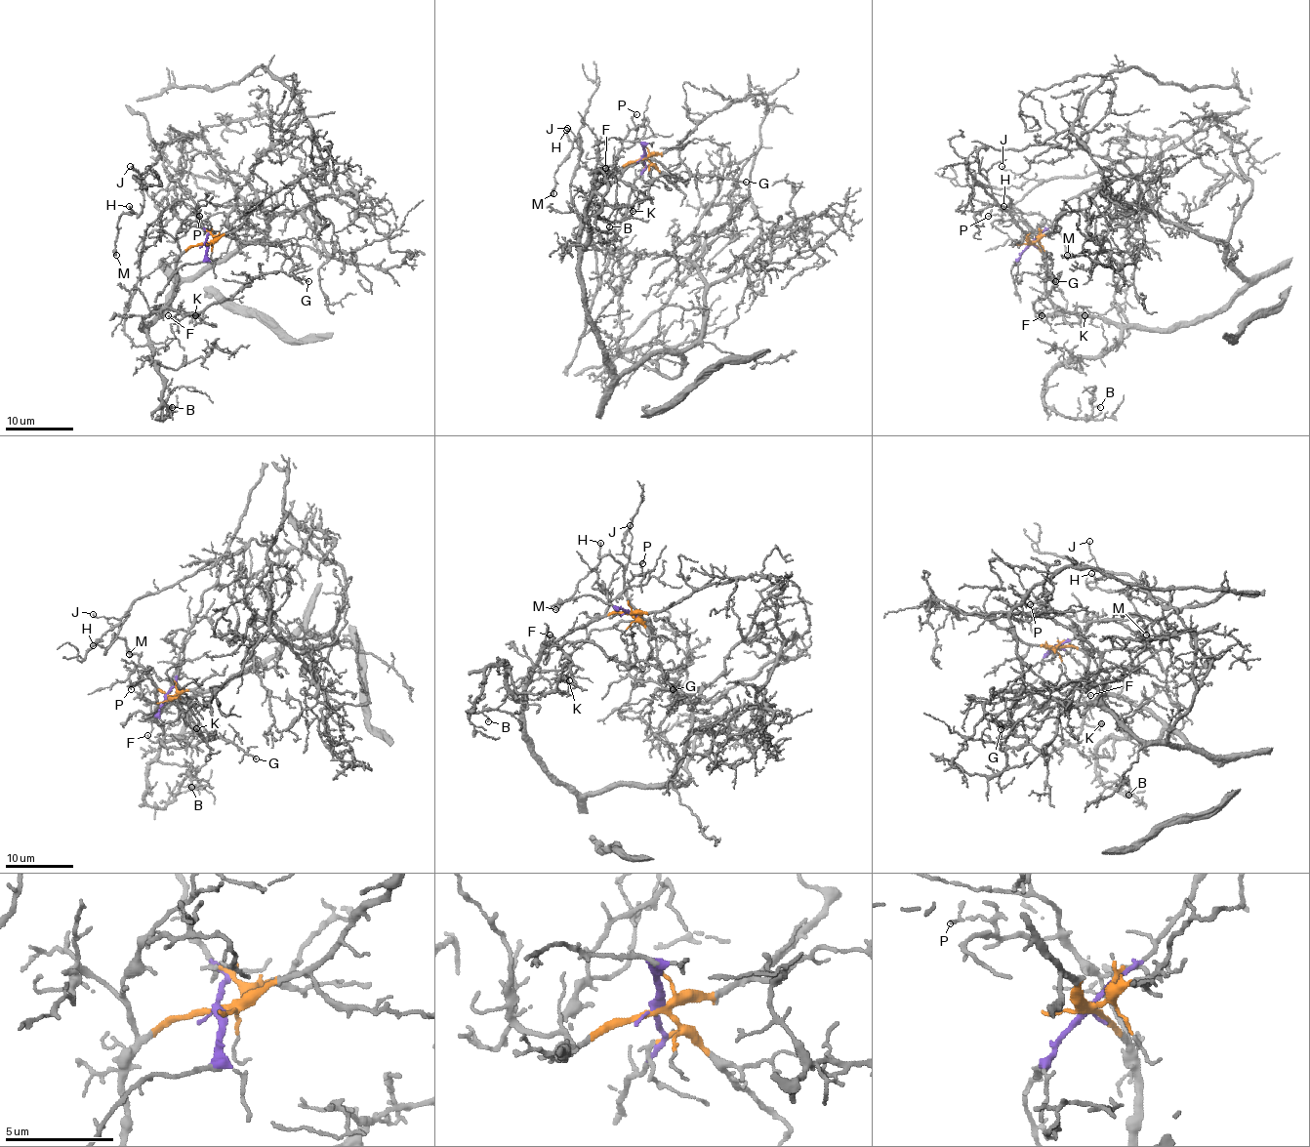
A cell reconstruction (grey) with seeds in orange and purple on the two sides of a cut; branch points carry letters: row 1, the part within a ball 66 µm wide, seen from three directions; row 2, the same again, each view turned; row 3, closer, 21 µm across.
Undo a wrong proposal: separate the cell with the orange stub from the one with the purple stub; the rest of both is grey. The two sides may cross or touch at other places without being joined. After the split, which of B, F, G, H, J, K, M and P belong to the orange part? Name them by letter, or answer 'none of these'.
B, F, G, K, P

